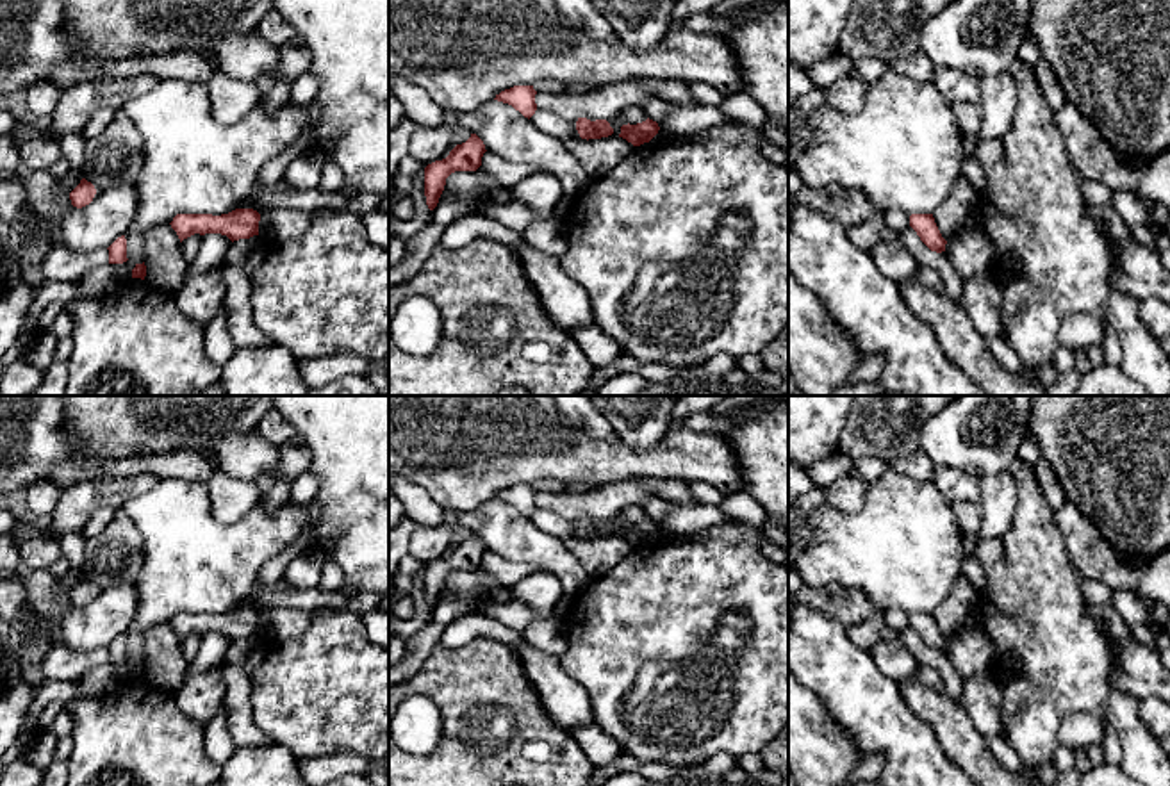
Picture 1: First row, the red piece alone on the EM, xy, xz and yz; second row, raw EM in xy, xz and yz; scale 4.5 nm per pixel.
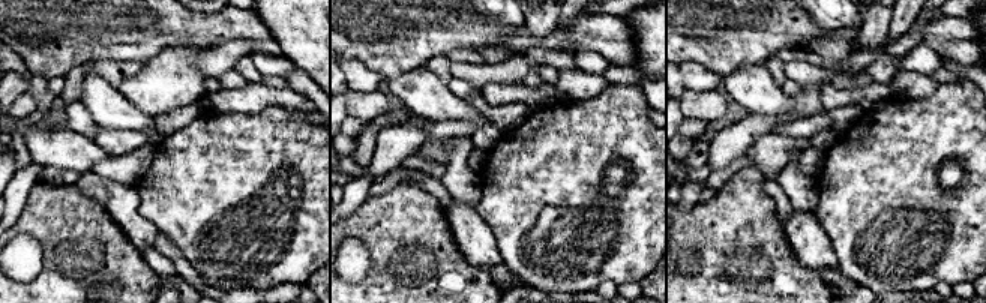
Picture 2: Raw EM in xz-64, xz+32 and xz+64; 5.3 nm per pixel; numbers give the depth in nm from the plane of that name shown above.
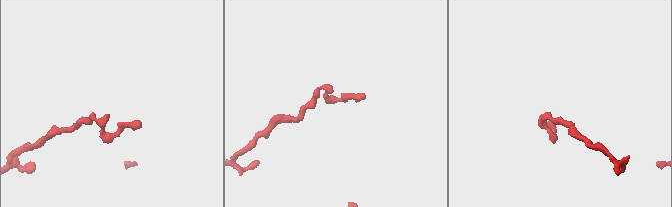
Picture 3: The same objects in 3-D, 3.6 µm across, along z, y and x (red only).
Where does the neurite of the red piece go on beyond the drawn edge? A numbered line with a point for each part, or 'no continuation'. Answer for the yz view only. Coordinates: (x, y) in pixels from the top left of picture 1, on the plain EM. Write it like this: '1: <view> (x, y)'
no continuation

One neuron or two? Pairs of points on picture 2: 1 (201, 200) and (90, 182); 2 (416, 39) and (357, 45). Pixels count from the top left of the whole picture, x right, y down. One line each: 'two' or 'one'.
1: two
2: one

